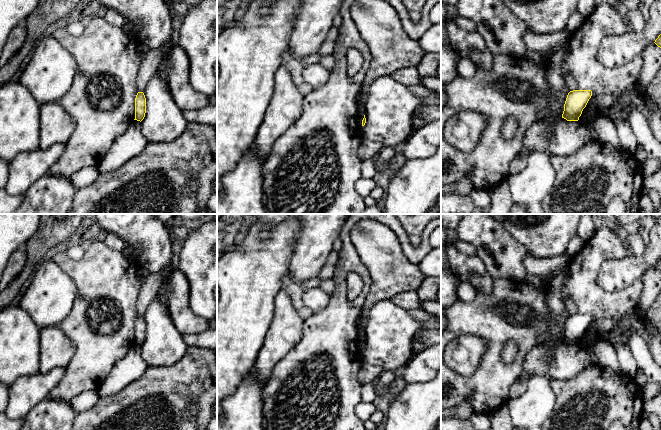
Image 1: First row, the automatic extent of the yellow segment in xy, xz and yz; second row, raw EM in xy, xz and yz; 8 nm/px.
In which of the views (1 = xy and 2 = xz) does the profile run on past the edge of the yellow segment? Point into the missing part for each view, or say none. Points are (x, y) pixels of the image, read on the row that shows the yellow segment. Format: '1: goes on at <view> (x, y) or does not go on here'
1: does not go on here
2: does not go on here

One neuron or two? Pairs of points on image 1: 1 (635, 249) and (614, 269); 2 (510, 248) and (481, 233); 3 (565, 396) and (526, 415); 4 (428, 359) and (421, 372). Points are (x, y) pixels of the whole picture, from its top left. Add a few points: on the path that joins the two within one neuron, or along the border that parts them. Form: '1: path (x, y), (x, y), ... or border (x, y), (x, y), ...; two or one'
1: border (646, 246), (641, 255), (630, 254); two
2: path (503, 244), (495, 244), (488, 237); one
3: border (552, 379), (555, 407), (546, 419); two
4: path (428, 363), (429, 366), (425, 368); one

